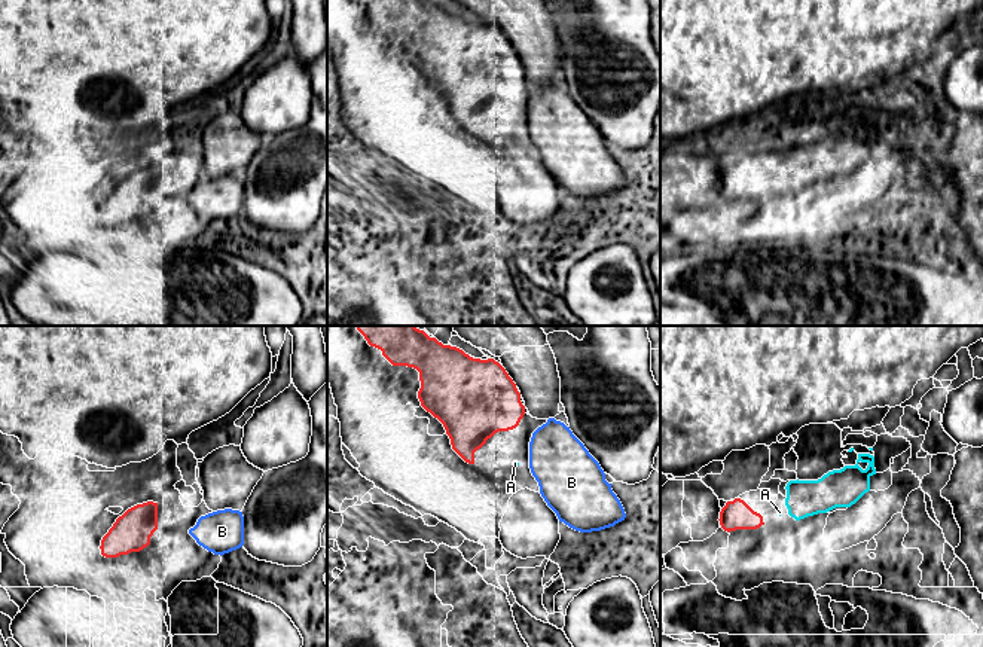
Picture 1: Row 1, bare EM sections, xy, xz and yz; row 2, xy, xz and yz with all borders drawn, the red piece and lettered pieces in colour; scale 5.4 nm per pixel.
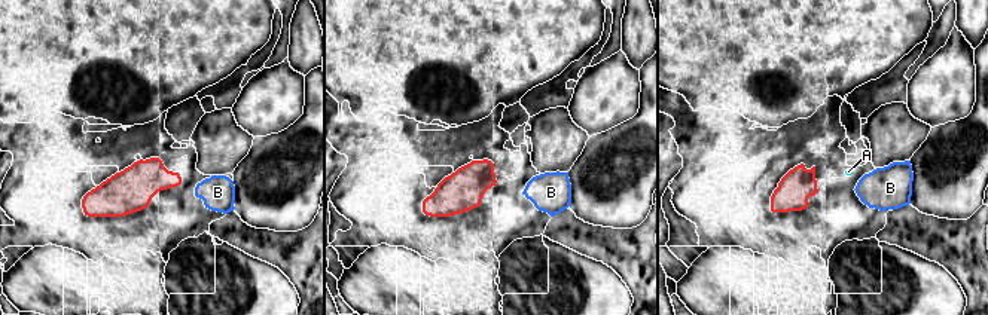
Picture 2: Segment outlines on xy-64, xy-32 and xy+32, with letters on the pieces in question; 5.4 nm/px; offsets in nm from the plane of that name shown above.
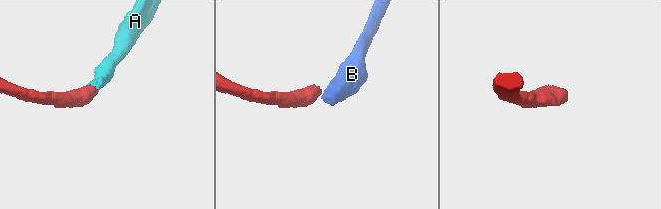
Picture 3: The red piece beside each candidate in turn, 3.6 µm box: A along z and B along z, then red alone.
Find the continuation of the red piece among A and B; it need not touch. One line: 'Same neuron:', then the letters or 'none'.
Same neuron: A

